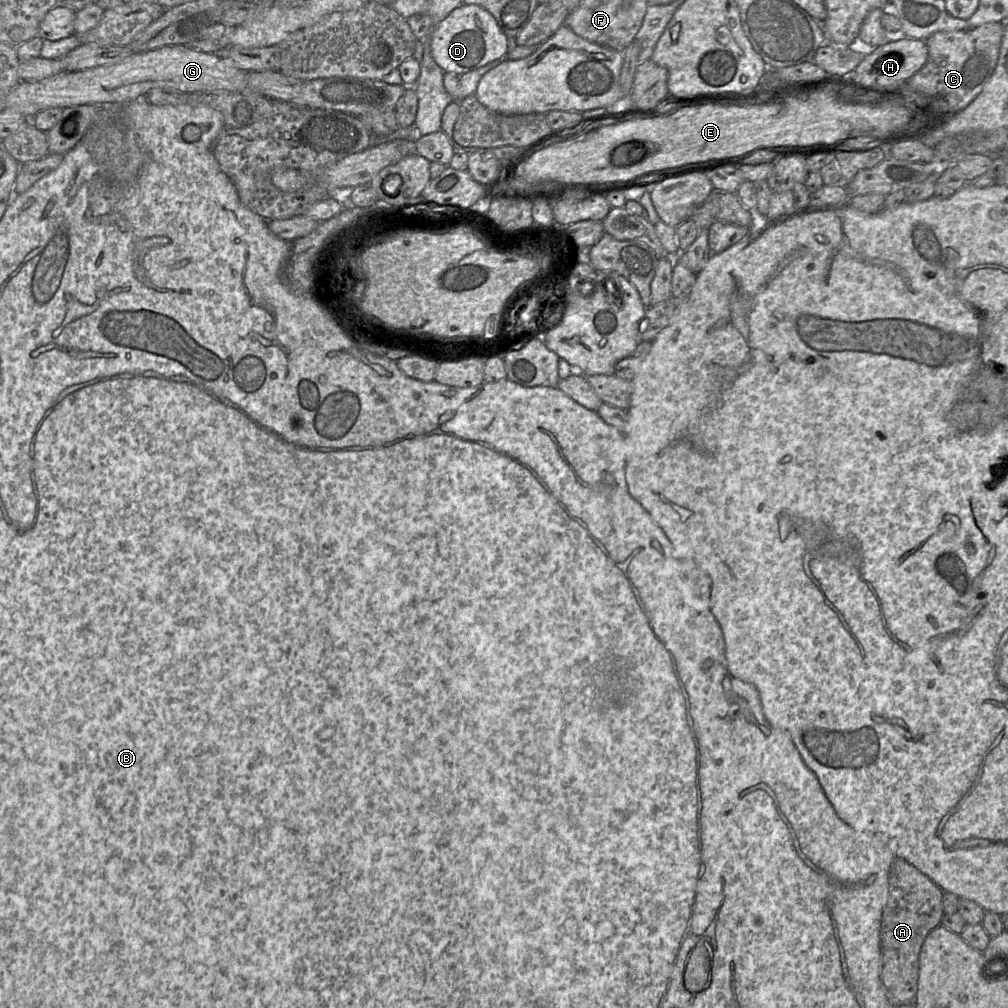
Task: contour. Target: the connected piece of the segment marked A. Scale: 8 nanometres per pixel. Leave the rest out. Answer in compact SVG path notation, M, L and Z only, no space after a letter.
M897 857L888 875L887 901L883 911L880 951L881 980L893 1006L913 1004L919 977L919 954L928 933L940 925L944 915L943 891L912 864Z

